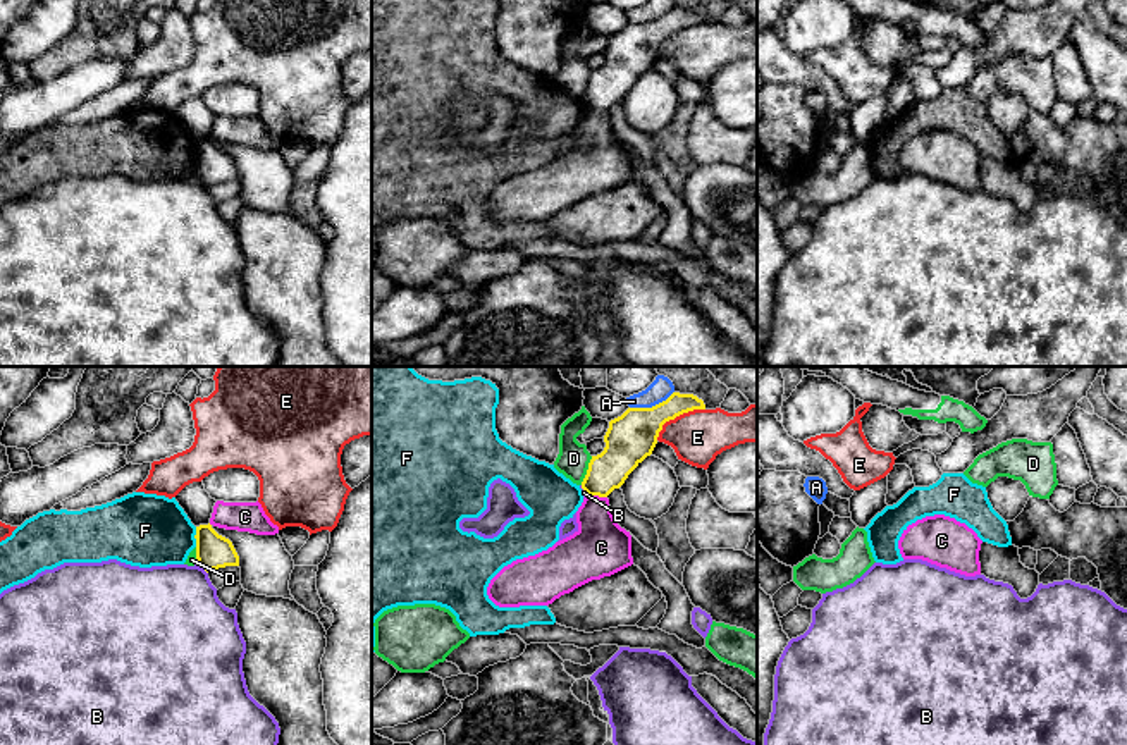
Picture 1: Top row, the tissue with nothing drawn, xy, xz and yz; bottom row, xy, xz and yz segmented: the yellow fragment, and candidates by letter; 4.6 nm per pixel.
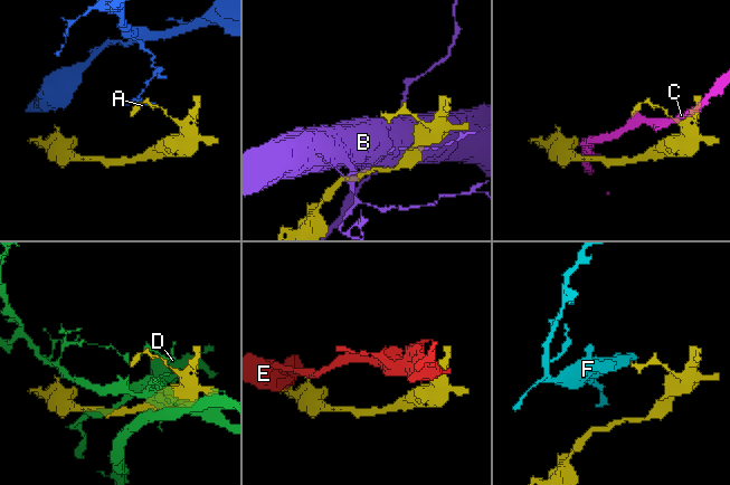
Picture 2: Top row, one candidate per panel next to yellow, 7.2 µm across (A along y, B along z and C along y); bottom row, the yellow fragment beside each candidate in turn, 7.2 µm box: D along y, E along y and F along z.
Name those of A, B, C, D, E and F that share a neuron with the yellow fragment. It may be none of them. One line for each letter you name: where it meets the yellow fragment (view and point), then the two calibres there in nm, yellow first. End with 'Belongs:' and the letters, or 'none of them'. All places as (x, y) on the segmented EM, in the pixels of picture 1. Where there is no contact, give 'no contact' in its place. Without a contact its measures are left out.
Belongs: none of them

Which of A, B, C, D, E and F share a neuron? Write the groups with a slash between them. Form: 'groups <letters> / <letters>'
groups A / B / C / D / E / F

